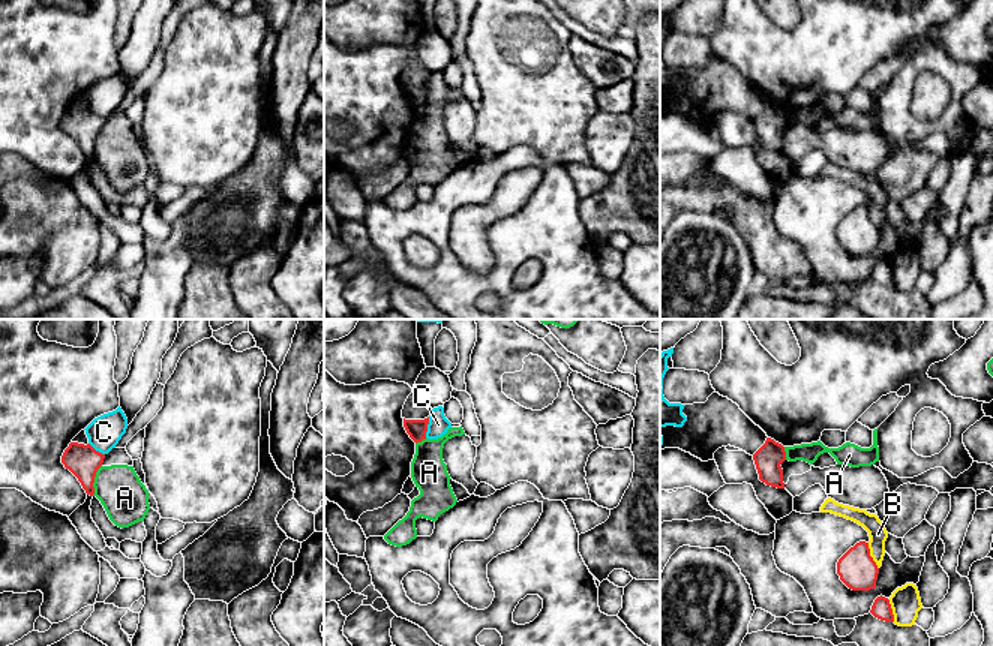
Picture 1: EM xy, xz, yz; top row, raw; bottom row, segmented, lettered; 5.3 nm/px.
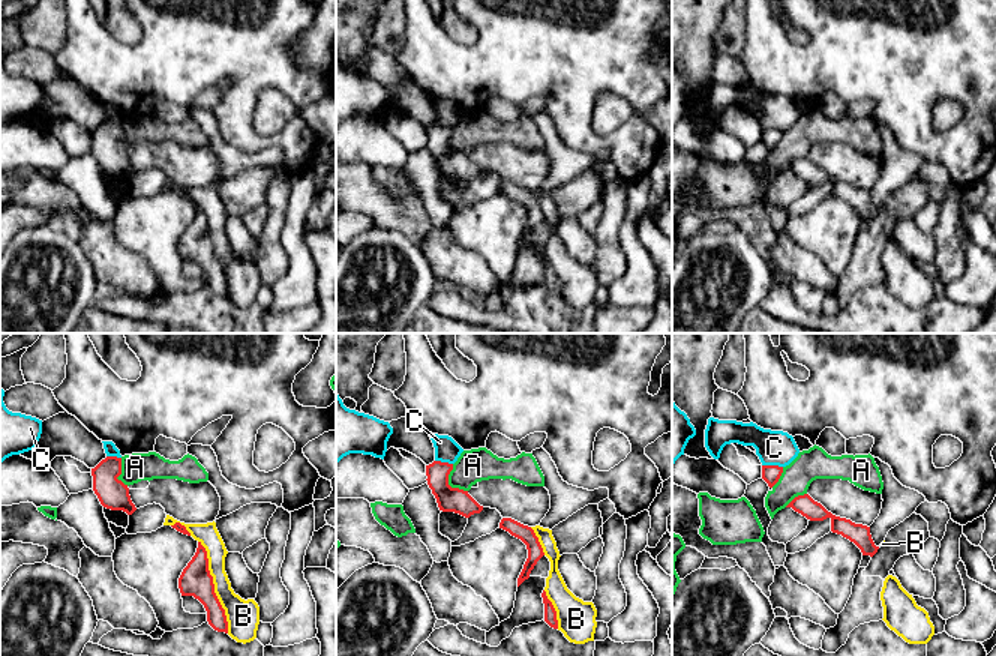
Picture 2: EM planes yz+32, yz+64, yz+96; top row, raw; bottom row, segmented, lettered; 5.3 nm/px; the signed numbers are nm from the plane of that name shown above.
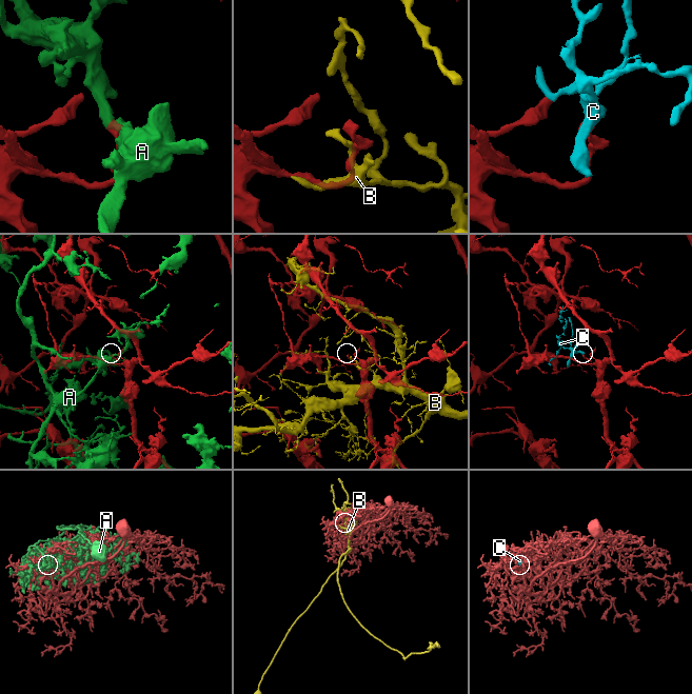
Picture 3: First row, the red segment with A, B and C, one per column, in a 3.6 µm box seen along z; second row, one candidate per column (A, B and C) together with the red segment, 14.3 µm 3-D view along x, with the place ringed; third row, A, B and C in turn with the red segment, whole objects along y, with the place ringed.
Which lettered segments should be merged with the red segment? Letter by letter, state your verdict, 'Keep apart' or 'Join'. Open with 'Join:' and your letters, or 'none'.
Join: none
A: Keep apart
B: Keep apart
C: Keep apart

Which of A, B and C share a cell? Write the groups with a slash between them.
A / B / C

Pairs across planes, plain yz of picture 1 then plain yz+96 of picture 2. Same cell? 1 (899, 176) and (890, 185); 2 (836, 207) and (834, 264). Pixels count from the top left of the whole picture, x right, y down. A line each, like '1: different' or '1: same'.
1: different
2: same

